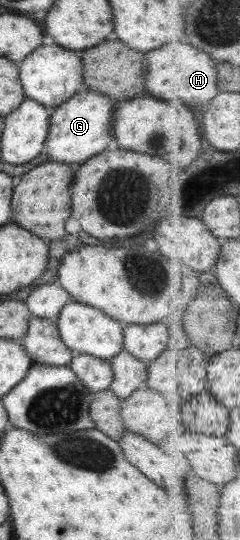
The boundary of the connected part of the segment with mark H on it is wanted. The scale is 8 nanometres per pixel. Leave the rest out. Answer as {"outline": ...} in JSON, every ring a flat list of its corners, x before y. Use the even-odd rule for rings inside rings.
{"outline":[[187,43,163,45,155,51,145,53,145,89,151,97,163,101,185,101,185,103,209,103,220,94,219,65,217,61]]}

